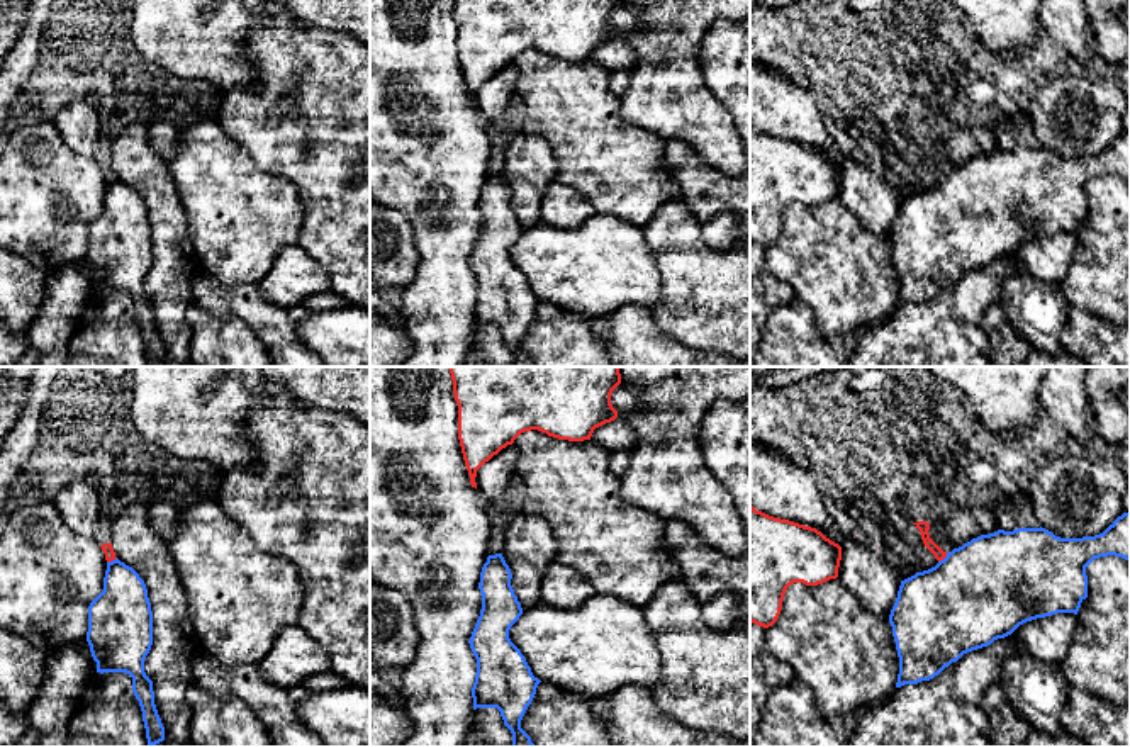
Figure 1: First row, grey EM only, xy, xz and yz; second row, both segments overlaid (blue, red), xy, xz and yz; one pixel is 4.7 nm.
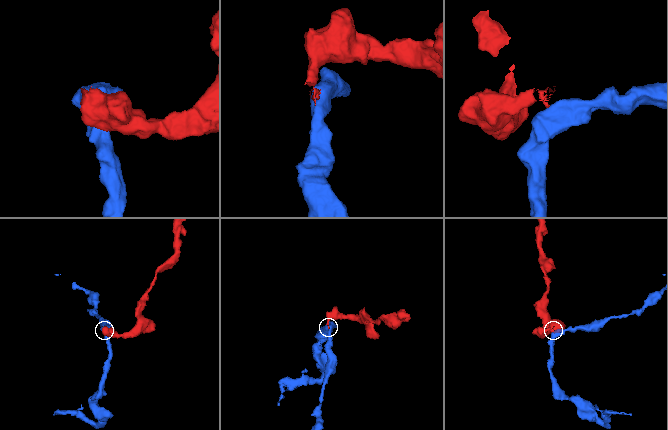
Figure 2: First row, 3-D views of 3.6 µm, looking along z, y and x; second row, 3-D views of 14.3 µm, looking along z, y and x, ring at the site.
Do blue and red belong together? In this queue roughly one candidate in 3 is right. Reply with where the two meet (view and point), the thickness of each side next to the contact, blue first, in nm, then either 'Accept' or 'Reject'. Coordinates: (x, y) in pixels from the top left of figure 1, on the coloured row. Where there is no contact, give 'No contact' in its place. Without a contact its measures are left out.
Touches blue at yz (944, 559). Thickness 480 nm (blue) against 60 nm. Reject

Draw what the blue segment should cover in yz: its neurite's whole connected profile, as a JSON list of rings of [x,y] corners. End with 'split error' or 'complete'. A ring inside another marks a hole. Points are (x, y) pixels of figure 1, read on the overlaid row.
[[[1130,513],[1118,516],[1103,533],[1082,538],[1060,538],[1042,526],[998,530],[901,581],[889,615],[899,657],[896,688],[933,679],[964,654],[1011,635],[1027,621],[1057,613],[1077,615],[1088,598],[1086,567],[1108,555],[1130,562]]]; complete

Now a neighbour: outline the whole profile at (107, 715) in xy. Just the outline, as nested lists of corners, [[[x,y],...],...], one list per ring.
[[[95,674],[70,720],[64,747],[149,747],[129,674]]]

